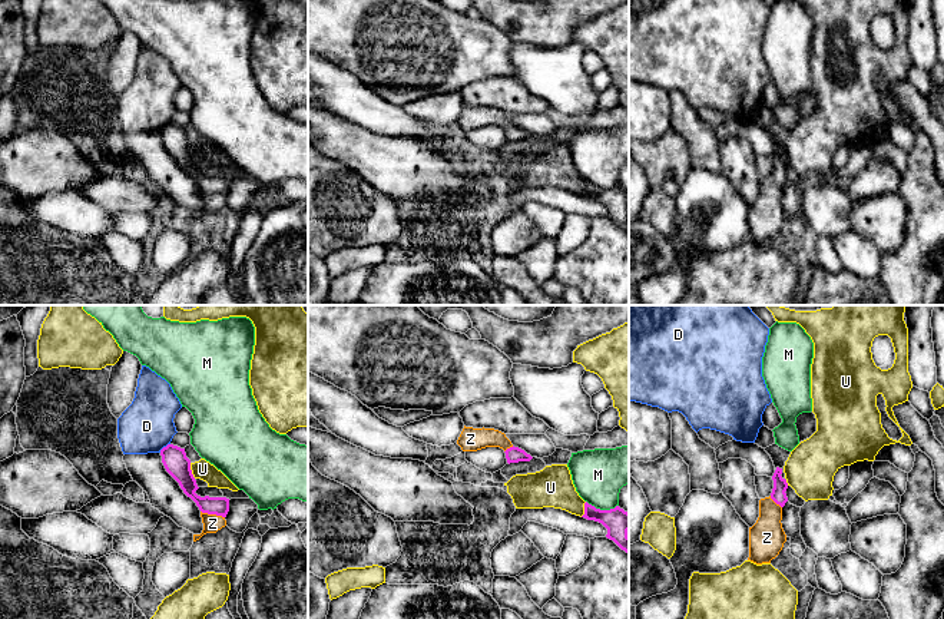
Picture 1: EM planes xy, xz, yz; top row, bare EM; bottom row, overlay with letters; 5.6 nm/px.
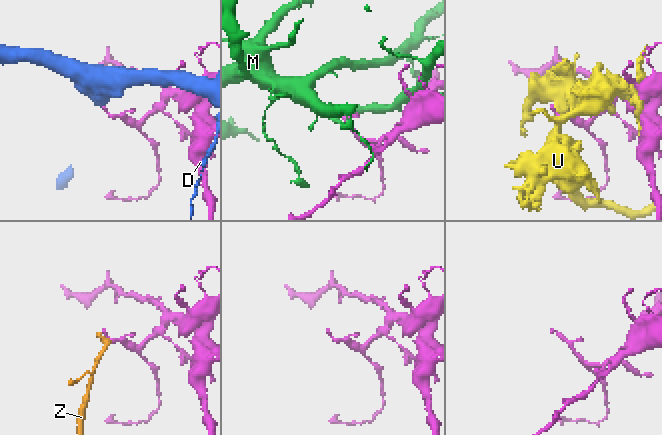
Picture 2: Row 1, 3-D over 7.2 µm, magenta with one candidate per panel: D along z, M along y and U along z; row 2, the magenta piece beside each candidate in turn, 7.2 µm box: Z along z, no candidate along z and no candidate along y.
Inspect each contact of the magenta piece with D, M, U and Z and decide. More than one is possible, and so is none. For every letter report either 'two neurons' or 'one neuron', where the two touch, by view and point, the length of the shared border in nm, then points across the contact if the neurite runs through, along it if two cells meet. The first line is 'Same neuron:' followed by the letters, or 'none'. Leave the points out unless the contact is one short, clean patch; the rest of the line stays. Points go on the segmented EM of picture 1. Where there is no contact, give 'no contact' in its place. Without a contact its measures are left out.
Same neuron: Z
D: two neurons; contact xy (164, 447); length 80 nm
M: two neurons; contact xz (602, 510); length 190 nm
U: two neurons; contact xy (191, 470); length 90 nm
Z: one neuron; contact xy (212, 513); length 140 nm; way xy (219, 506), (212, 513), (212, 523)

